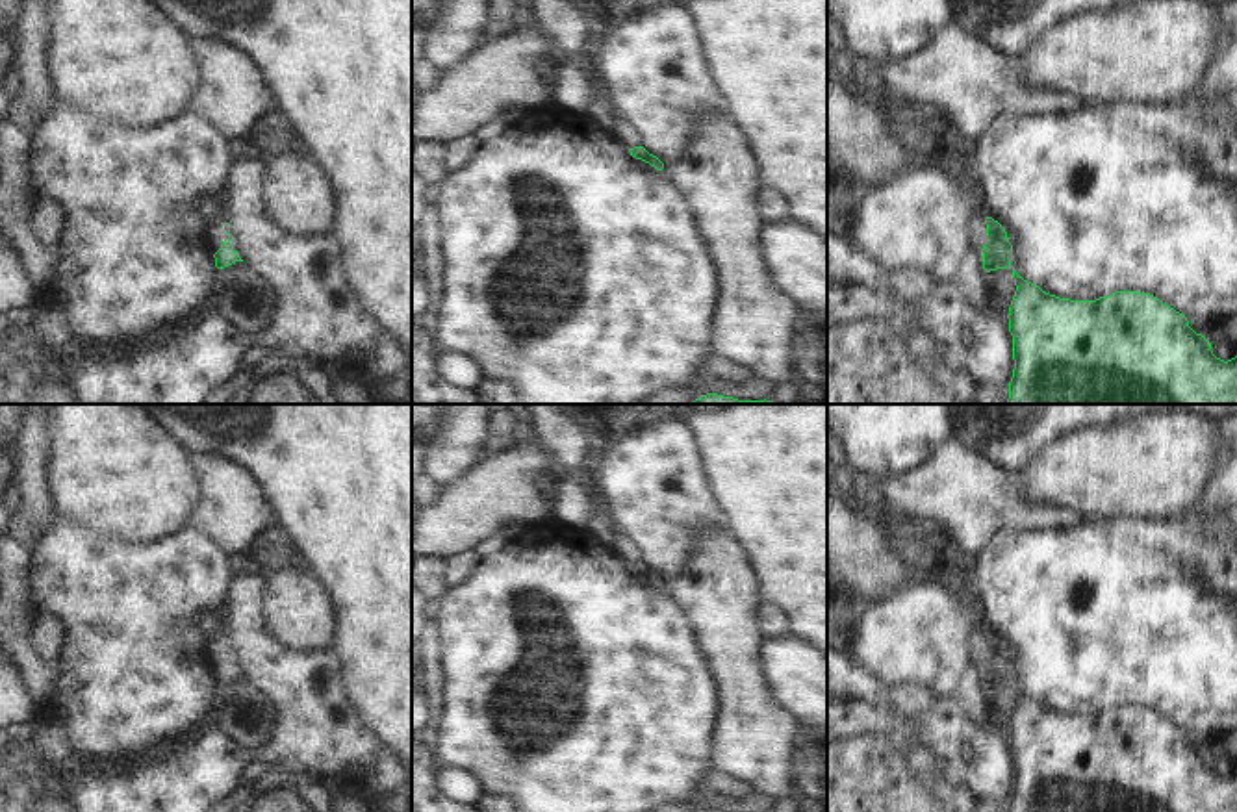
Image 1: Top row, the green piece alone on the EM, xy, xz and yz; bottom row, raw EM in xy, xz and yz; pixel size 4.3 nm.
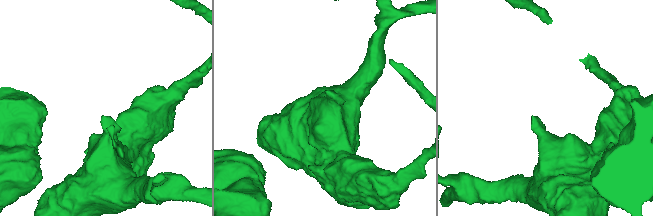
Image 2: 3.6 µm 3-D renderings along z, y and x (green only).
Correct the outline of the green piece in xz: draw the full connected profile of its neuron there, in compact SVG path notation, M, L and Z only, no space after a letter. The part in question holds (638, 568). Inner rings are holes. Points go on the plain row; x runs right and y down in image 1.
M614 528L601 530L605 532L610 549L616 552L618 558L629 564L632 573L649 578L657 586L664 584L664 578L642 562L642 554L636 551L634 543L625 534Z

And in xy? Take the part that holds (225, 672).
M213 632L204 641L204 656L208 667L215 673L215 682L224 684L236 677L243 677L236 666L234 656L230 654L230 641L224 634Z

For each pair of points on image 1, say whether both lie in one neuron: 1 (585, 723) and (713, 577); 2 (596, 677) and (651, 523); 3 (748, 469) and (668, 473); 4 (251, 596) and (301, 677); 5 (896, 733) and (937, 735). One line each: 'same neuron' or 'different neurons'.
1: different neurons
2: different neurons
3: different neurons
4: same neuron
5: same neuron

